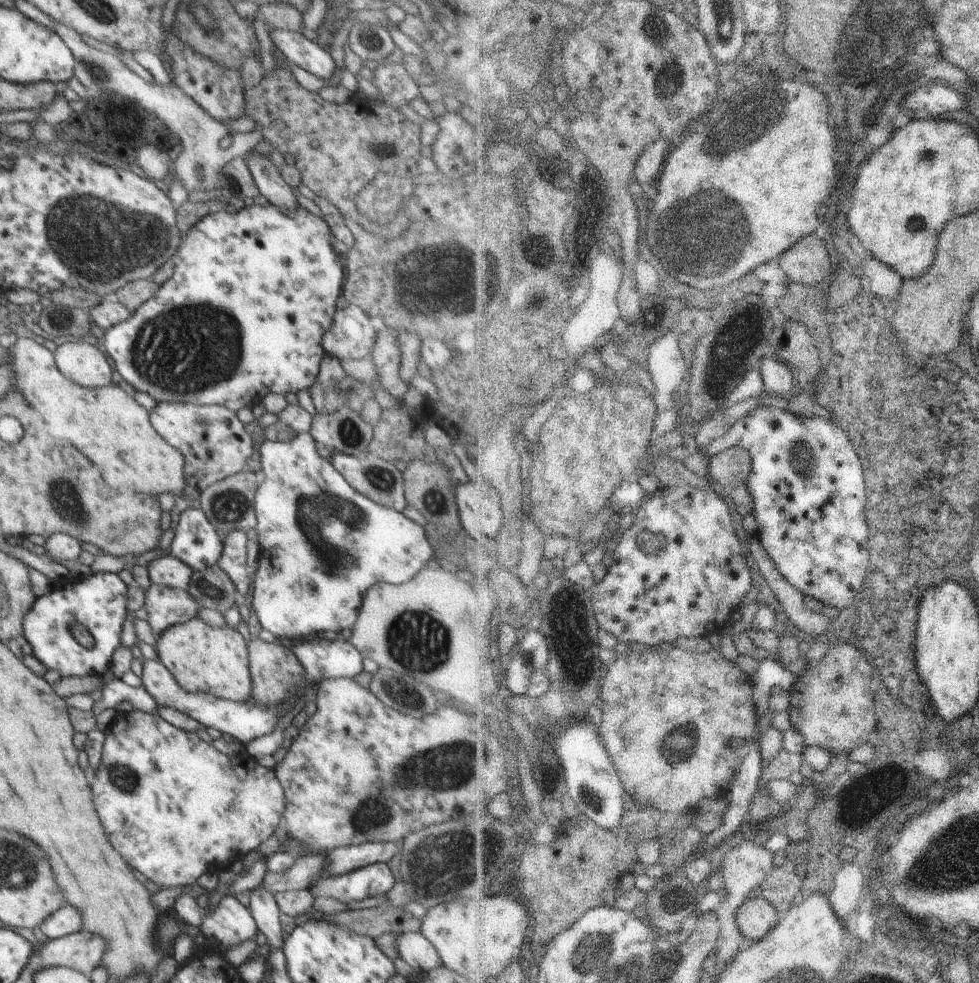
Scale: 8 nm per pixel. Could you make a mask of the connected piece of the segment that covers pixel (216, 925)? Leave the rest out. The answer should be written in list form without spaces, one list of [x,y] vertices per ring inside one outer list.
[[[225,894],[212,912],[204,913],[201,933],[223,952],[256,939],[258,927],[252,913],[236,897]]]

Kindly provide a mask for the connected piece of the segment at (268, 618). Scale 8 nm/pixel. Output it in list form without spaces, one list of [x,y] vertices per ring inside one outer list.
[[[309,432],[298,433],[292,442],[268,439],[259,450],[261,483],[254,501],[259,556],[251,608],[262,628],[278,639],[339,633],[356,622],[370,586],[376,582],[400,586],[414,578],[434,556],[421,525],[354,490],[330,461],[318,454],[314,444]]]

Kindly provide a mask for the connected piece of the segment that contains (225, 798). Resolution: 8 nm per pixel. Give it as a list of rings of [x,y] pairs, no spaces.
[[[131,710],[126,712],[116,711],[115,717],[109,727],[104,731],[105,740],[102,748],[100,766],[96,768],[96,776],[92,782],[92,800],[94,800],[94,808],[98,812],[98,818],[106,830],[106,836],[110,840],[110,844],[114,846],[114,850],[138,872],[142,872],[144,876],[148,876],[148,880],[152,880],[154,884],[162,886],[162,888],[180,888],[182,885],[191,886],[196,880],[210,868],[216,866],[228,866],[234,860],[243,858],[260,846],[264,840],[270,838],[278,826],[283,821],[283,814],[286,810],[286,798],[284,789],[278,782],[275,775],[275,769],[267,769],[261,763],[256,764],[254,769],[246,769],[245,765],[240,765],[235,760],[235,755],[222,753],[212,743],[204,742],[198,737],[196,732],[184,732],[179,726],[175,726],[166,722],[161,716],[150,715],[142,711]]]

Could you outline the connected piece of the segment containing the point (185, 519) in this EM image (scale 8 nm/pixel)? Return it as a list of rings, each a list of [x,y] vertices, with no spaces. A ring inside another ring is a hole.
[[[188,508],[178,518],[170,554],[196,573],[212,570],[223,549],[216,531],[202,509]]]

